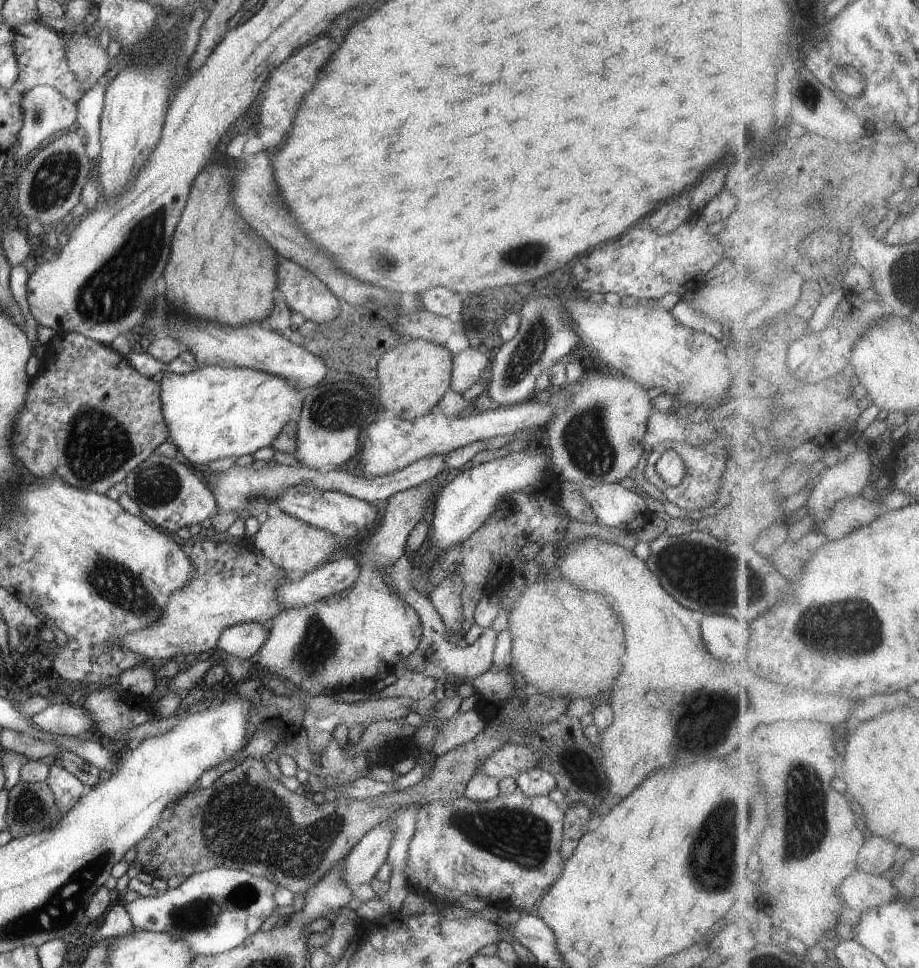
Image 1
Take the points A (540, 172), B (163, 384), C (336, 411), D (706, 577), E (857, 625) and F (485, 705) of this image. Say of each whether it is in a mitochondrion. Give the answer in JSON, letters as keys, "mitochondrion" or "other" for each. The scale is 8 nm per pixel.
{"A":"other","B":"other","C":"mitochondrion","D":"mitochondrion","E":"mitochondrion","F":"other"}

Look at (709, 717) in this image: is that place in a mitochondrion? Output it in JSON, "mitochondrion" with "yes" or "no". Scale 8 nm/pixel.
{"mitochondrion":"yes"}

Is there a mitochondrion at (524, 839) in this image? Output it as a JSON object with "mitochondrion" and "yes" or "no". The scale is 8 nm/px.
{"mitochondrion":"yes"}

